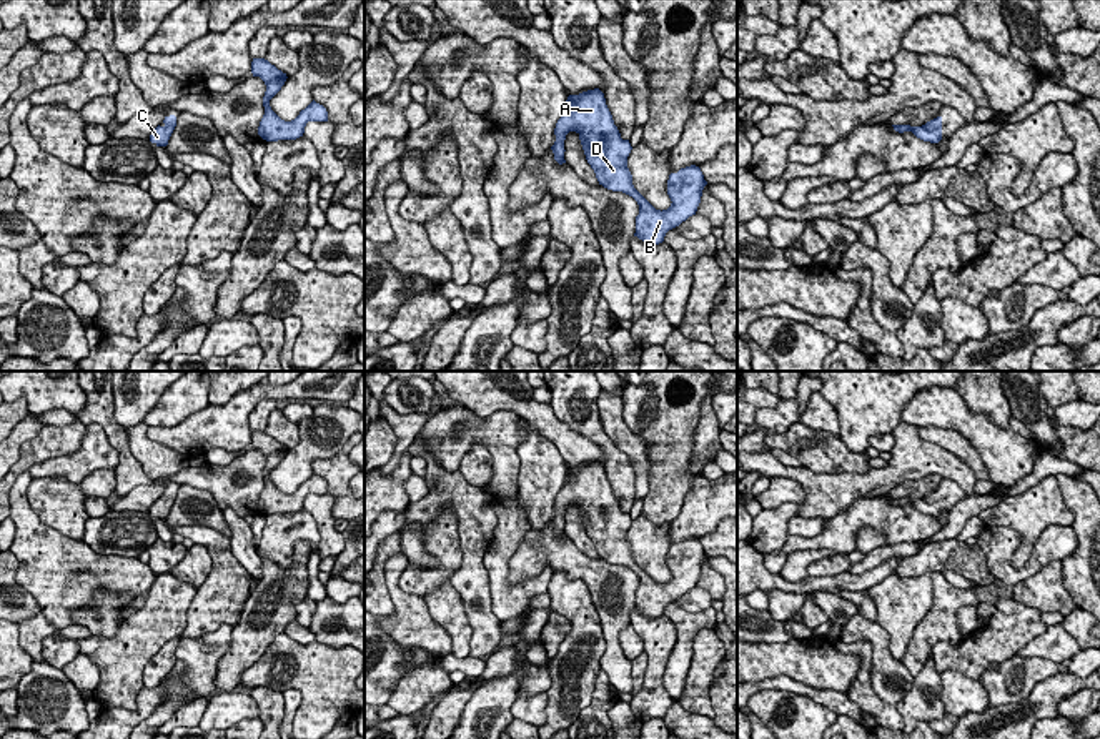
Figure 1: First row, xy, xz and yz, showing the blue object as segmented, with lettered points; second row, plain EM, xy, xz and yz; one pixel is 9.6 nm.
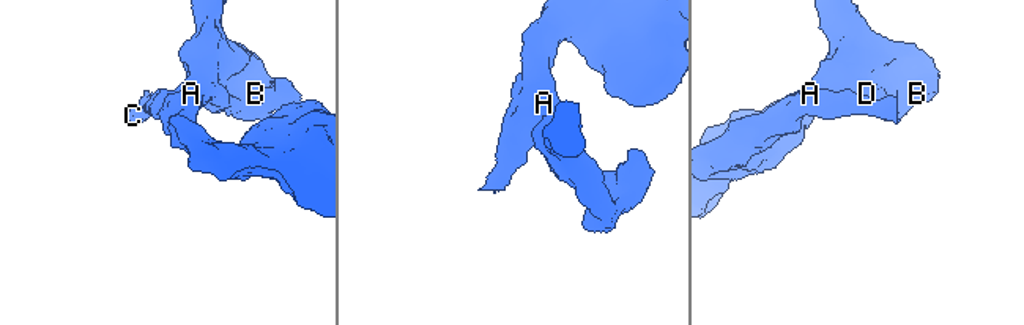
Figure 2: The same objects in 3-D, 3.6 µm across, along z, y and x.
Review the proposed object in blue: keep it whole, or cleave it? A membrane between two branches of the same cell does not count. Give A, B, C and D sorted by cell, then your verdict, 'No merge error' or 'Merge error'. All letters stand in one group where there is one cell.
Groups: A B C D. No merge error

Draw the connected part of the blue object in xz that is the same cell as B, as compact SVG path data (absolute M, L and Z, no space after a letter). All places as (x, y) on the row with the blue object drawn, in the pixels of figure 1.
M599 88L567 97L566 110L554 128L556 141L551 146L559 165L566 163L564 140L569 131L579 135L586 160L594 170L599 185L612 191L622 191L637 201L639 215L636 216L634 236L639 240L659 245L669 230L696 215L702 190L707 185L701 168L696 165L669 175L667 195L672 203L667 210L656 210L634 188L632 175L627 168L627 156L632 146L629 140L621 138Z

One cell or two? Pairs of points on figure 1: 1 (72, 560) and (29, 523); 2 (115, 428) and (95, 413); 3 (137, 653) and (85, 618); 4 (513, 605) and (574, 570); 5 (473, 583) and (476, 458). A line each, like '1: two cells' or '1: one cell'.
1: one cell
2: one cell
3: two cells
4: two cells
5: two cells

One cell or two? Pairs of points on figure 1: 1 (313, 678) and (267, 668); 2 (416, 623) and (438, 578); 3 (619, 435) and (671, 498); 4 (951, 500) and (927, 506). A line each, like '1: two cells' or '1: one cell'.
1: one cell
2: two cells
3: two cells
4: one cell

